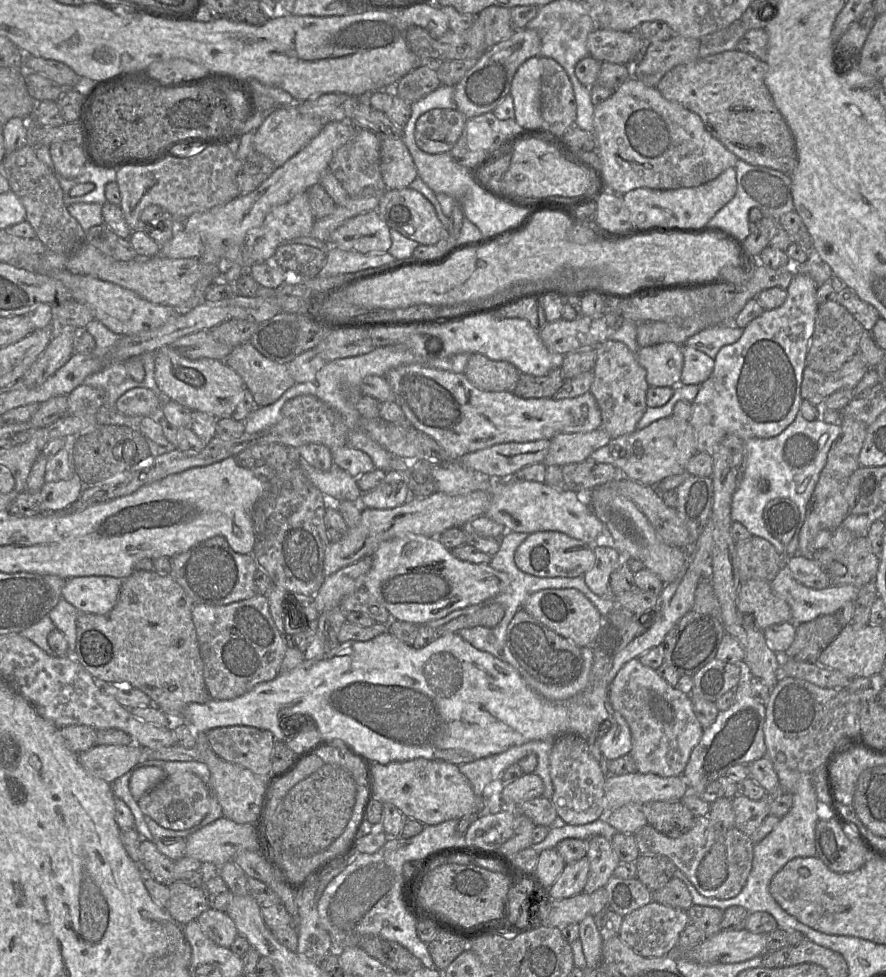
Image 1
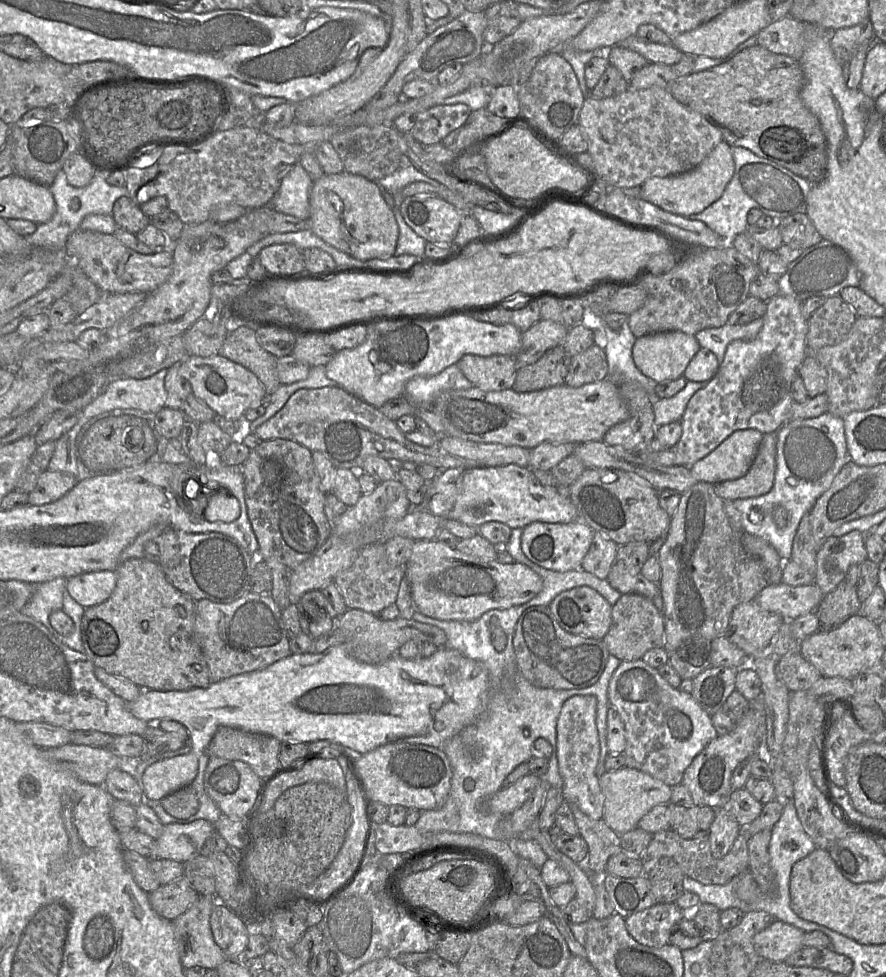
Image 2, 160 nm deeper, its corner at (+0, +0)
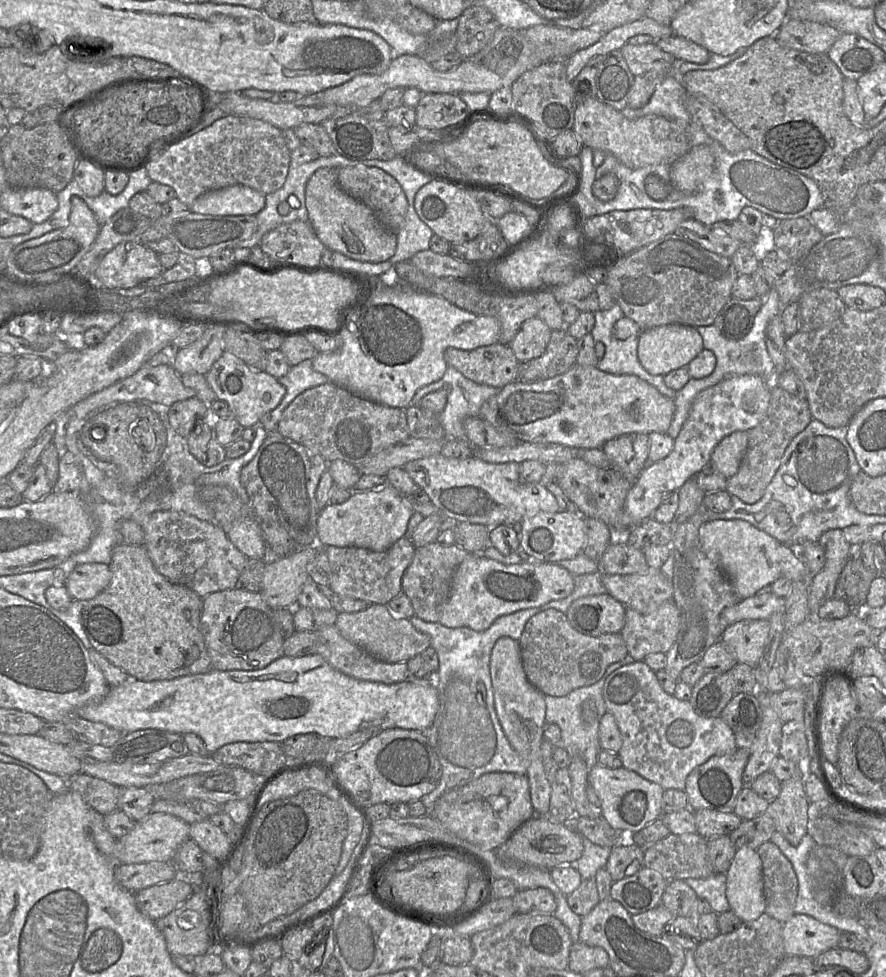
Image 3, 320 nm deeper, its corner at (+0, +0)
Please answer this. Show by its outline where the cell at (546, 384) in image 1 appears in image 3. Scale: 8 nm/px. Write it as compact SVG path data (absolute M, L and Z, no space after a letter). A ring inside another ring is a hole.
M564 328L553 330L544 353L518 364L514 381L532 383L553 378L576 364L577 339Z

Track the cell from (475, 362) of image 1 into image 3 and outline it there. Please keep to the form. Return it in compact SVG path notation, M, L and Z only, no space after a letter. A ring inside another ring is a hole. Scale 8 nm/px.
M500 342L473 350L449 347L444 358L468 379L499 389L514 381L520 363L509 344Z

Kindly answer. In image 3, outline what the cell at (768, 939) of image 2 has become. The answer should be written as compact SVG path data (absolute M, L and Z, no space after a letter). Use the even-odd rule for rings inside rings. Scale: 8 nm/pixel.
M794 914L783 924L787 956L816 958L838 946L840 930L806 914Z

